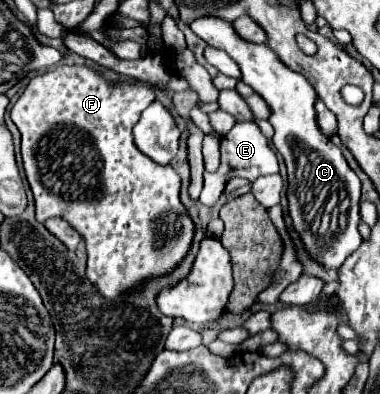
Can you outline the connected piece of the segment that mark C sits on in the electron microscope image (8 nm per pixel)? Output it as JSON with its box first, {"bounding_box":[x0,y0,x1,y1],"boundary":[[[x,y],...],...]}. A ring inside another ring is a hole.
{"bounding_box":[190,17,362,271],"boundary":[[[202,17],[190,23],[190,29],[204,39],[208,45],[216,49],[224,49],[242,71],[242,81],[250,85],[270,107],[268,121],[274,127],[272,143],[276,151],[284,157],[288,169],[288,215],[292,219],[294,231],[300,235],[306,253],[318,261],[324,269],[338,271],[342,263],[362,245],[362,237],[358,231],[360,225],[360,179],[348,167],[342,151],[336,145],[328,145],[328,137],[320,131],[316,123],[314,101],[316,93],[312,85],[300,73],[290,71],[268,45],[254,45],[242,41],[230,23],[216,17]],[[318,207],[324,215],[334,219],[334,231],[320,239],[320,235],[310,231],[310,223],[306,221],[306,213]]]}

